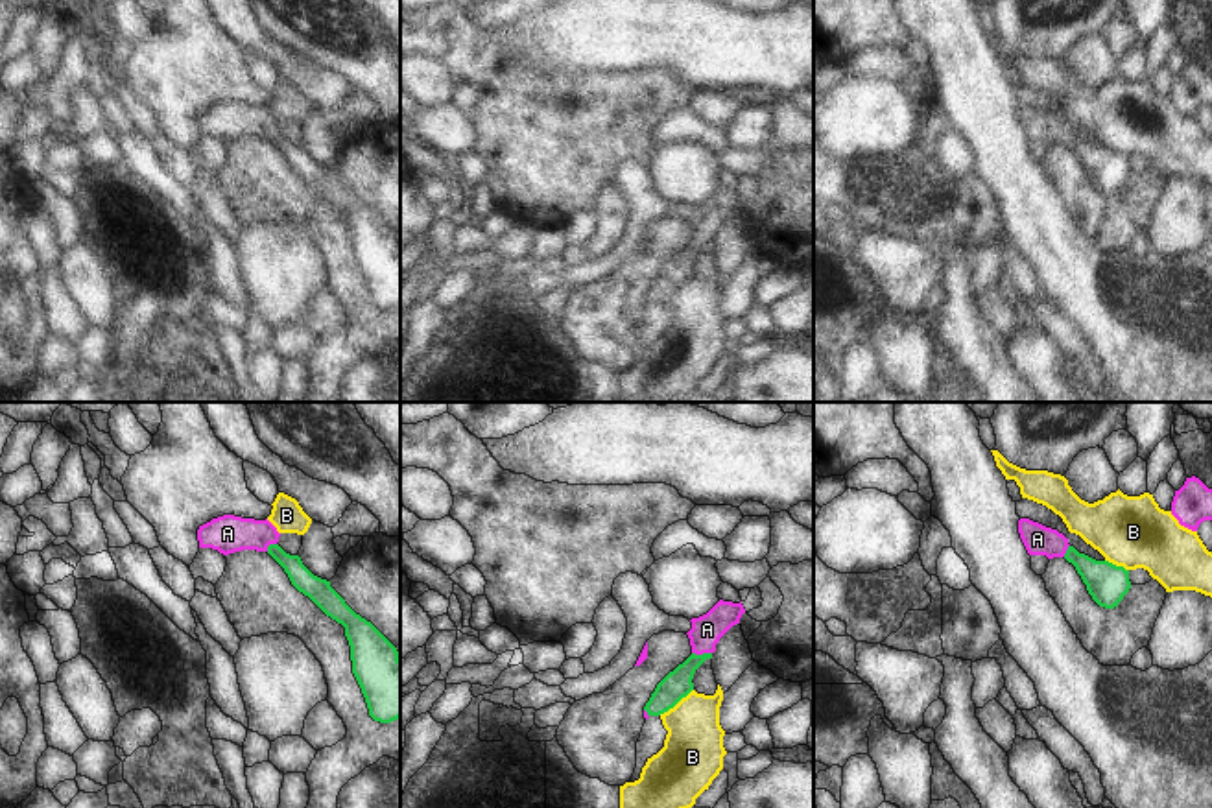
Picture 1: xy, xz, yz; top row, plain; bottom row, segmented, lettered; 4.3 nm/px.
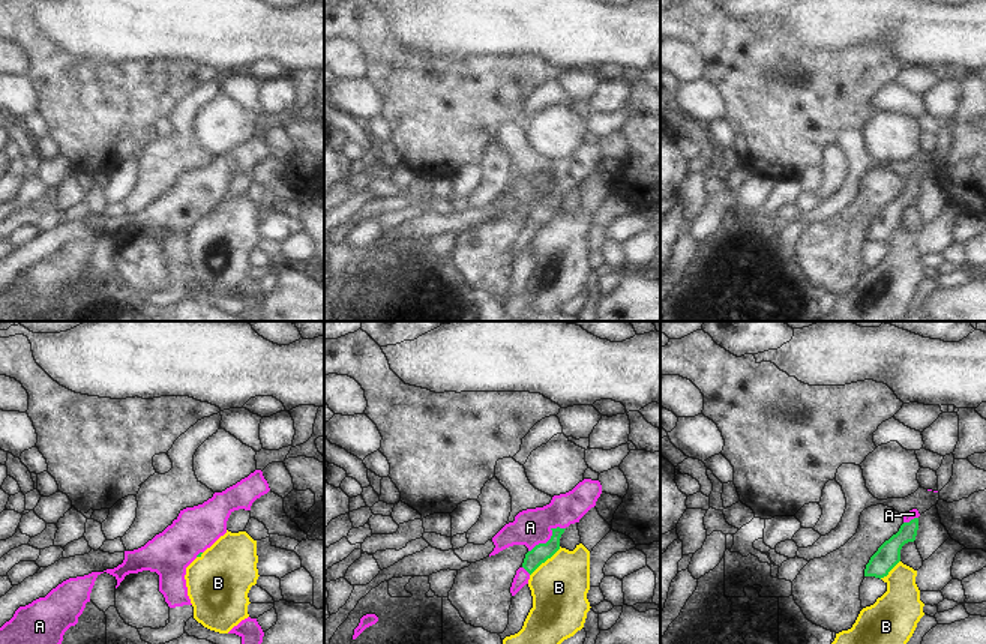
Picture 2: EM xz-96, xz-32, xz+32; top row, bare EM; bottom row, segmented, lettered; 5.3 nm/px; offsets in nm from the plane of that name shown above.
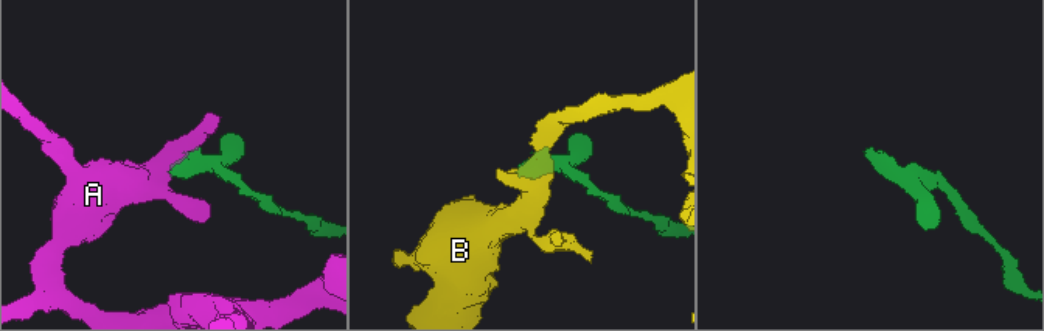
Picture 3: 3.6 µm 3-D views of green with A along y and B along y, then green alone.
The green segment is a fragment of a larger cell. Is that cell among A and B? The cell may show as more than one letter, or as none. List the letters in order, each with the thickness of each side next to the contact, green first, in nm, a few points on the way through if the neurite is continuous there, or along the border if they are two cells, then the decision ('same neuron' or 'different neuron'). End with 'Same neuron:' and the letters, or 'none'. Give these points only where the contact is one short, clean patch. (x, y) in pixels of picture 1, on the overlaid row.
A: 120/140 nm | across xz (676, 685), (703, 653), (703, 635), (707, 629) | same neuron
B: 120/280 nm | along xz (692, 689), (659, 714) | different neuron
Same neuron: A

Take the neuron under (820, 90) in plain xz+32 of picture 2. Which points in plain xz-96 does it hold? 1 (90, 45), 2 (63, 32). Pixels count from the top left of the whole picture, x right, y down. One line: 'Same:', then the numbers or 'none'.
Same: none

